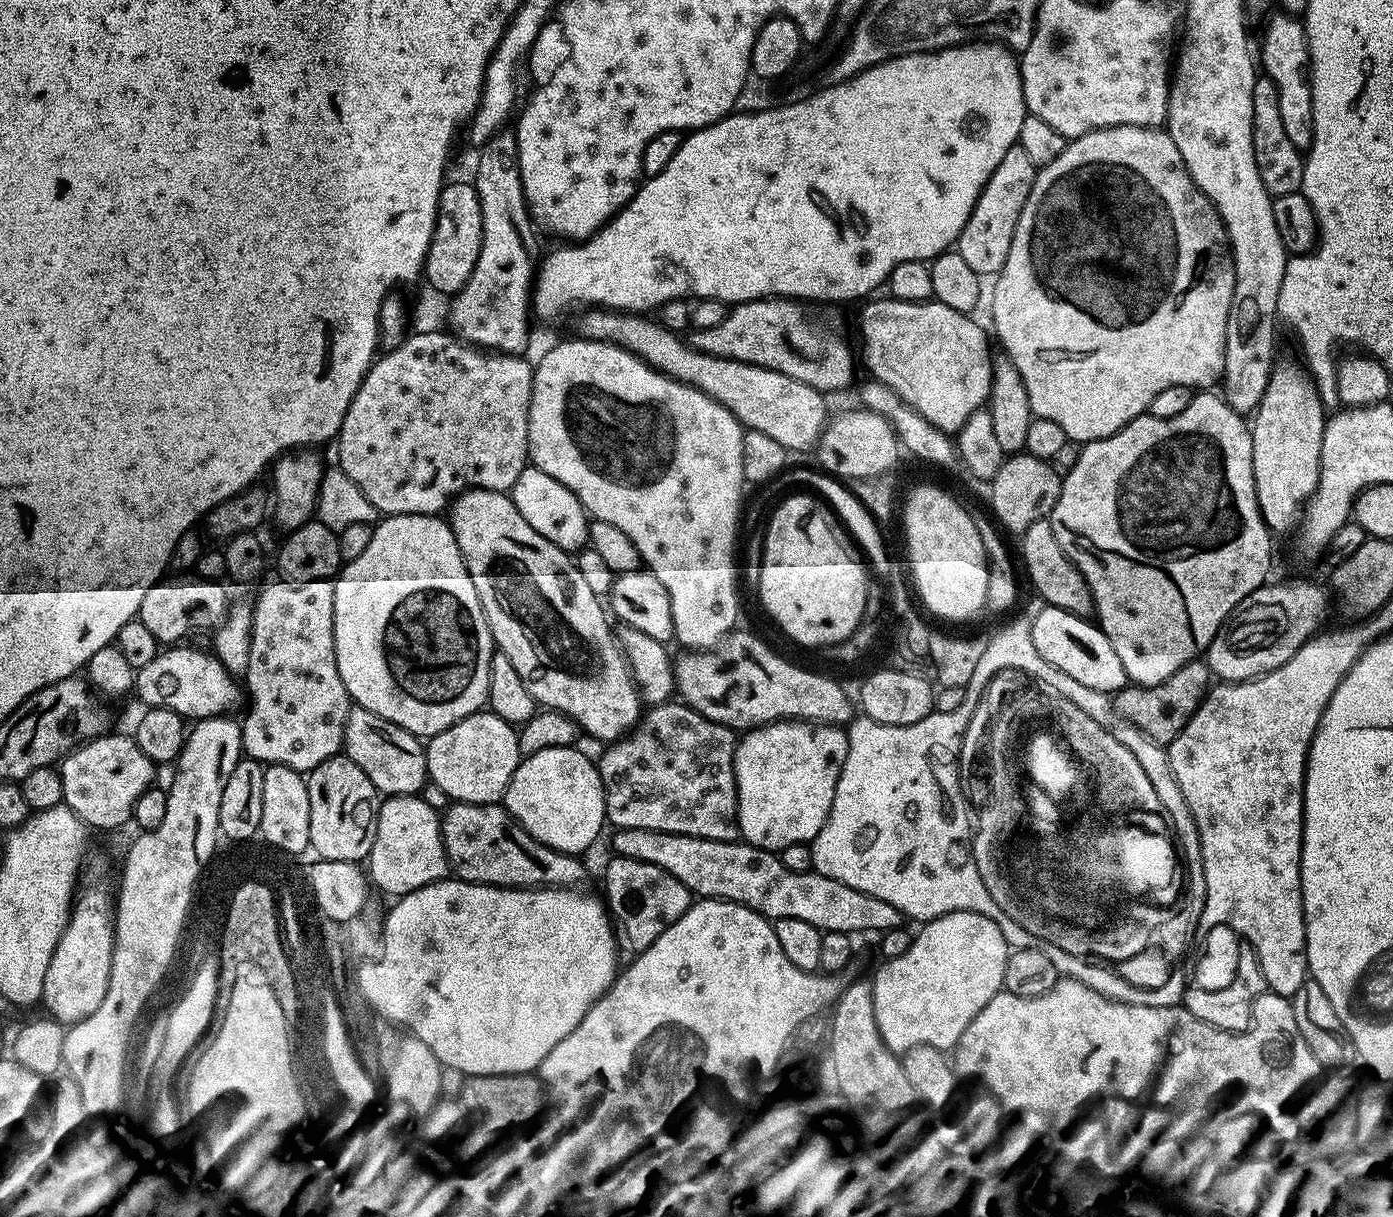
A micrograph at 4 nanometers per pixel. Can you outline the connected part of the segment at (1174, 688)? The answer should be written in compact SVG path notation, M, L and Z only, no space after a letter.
M1203 659L1191 660L1189 664L1182 666L1182 670L1174 670L1174 674L1166 678L1166 682L1158 682L1158 686L1129 683L1128 687L1115 693L1116 713L1127 724L1146 734L1148 740L1166 746L1174 742L1174 738L1178 738L1180 731L1190 722L1190 718L1207 696L1212 679L1212 672Z

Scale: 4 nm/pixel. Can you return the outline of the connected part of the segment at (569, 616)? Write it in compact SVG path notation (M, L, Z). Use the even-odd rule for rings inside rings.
M470 488L466 492L461 492L452 501L451 512L452 533L458 542L461 554L464 555L466 570L474 582L474 590L478 590L478 598L482 602L484 617L488 619L488 625L492 631L492 643L502 654L506 654L506 658L510 658L510 666L514 666L514 670L518 670L518 678L522 678L522 683L526 685L526 690L530 690L530 694L536 700L537 705L566 714L576 723L576 727L581 733L589 732L596 740L615 742L629 735L632 729L639 724L642 715L640 692L636 688L632 671L628 669L628 660L624 656L623 648L617 641L613 625L608 625L609 613L606 611L605 605L604 608L600 605L603 604L601 597L596 596L594 590L590 590L590 585L583 580L575 559L569 553L563 552L558 546L554 546L554 542L542 538L542 534L538 534L538 530L534 530L534 526L530 526L530 522L526 522L526 518L522 518L522 514L518 514L518 506L514 506L508 492Z

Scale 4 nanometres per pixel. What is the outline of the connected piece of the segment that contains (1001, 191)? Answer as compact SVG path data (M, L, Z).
M1017 143L1010 150L1006 150L1006 158L998 162L998 170L990 174L990 182L986 182L960 239L954 245L955 251L962 254L962 259L980 277L992 278L1002 270L1006 254L1010 254L1010 242L1014 242L1014 230L1018 226L1022 206L1026 206L1026 198L1030 198L1037 171L1036 164L1030 162L1026 150L1022 150L1020 143Z

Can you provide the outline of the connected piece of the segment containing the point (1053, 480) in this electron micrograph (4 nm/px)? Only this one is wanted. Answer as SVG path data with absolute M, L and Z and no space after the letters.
M1025 451L1017 452L1016 455L1009 455L1002 462L998 474L990 481L992 493L989 494L988 500L992 503L993 513L991 512L991 515L995 517L999 527L1005 533L1016 532L1015 534L1023 534L1027 528L1034 526L1034 522L1051 517L1054 506L1060 497L1060 485L1062 483L1061 473L1059 471L1056 473L1052 467L1053 465L1049 461L1042 458L1034 458L1030 453Z

